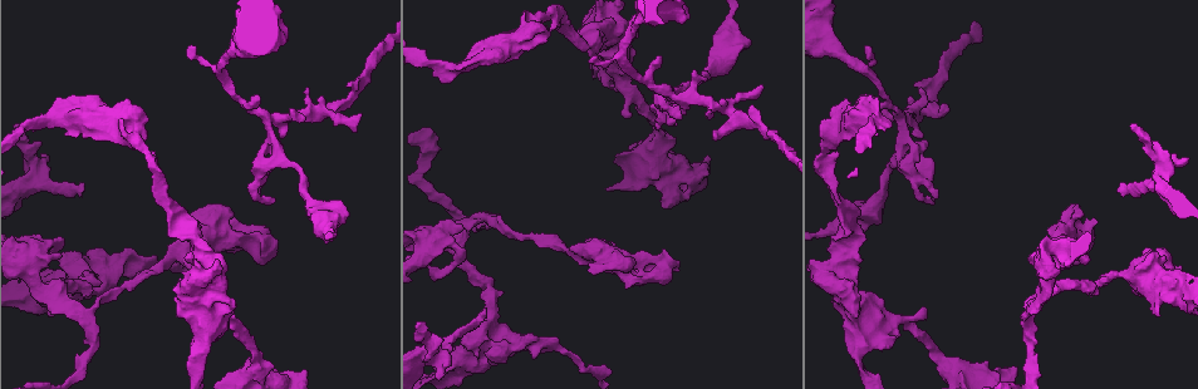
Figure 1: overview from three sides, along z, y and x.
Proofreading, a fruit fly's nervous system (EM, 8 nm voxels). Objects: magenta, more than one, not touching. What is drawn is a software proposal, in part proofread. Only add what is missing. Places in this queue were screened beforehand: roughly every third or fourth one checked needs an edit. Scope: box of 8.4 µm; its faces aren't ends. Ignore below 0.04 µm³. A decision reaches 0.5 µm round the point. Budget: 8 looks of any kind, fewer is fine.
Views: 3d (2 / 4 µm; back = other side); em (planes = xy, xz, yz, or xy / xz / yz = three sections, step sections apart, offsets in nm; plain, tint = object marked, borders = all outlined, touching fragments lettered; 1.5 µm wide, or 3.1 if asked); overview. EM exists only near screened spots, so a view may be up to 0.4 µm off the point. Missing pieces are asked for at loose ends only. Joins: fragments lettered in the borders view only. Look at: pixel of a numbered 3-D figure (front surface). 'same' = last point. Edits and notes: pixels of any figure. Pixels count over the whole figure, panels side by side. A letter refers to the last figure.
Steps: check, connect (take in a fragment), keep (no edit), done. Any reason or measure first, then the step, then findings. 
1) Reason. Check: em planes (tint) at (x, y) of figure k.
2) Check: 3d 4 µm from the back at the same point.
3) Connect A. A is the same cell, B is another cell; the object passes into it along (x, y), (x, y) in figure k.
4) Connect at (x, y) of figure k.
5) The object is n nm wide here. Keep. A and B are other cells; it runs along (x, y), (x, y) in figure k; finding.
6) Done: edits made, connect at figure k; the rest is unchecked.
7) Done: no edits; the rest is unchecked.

Free end. Check: em planes (plain) at (306, 88) of figure 1.

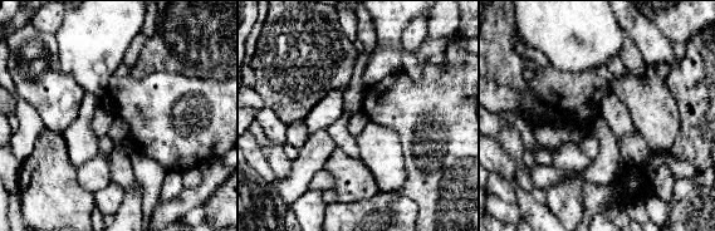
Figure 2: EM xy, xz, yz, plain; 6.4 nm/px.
See the neighbours. Check: em planes (borders) at the same point.

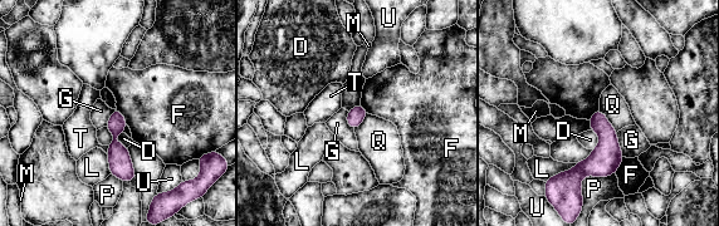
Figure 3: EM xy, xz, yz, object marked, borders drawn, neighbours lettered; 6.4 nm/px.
The longest contact is with P, 260 nm. Keep. D, F, G, L, M, P, Q, T and U are other cells; it runs along (116, 113), (115, 148), (128, 177) in figure 3; none of them fits.

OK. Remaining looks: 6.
Free end. Check: em yz step 4 (tint) at (195, 45) of figure 1.

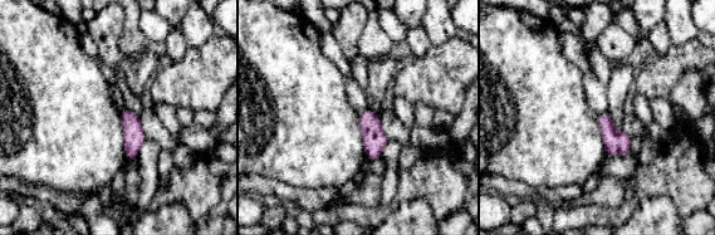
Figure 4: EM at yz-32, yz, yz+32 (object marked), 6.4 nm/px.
What lies round it. Check: em yz step 4 (borders) at the same point.

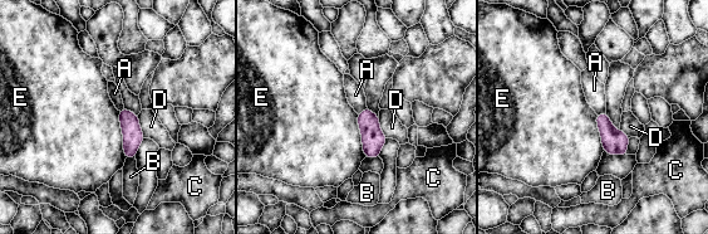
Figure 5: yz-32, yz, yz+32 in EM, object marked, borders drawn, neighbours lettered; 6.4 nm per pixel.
Keep. A, B, C, D and E are other cells; none of them fits.

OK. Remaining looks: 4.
Free end. Check: 3d 4 µm at (668, 124) of figure 1.

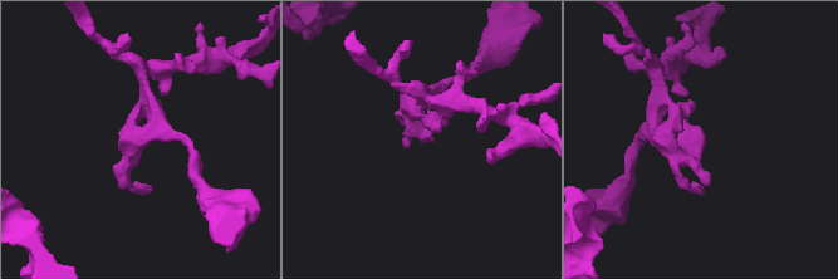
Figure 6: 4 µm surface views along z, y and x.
Need the tissue. Check: em planes (borders) at (137, 156) of figure 6.

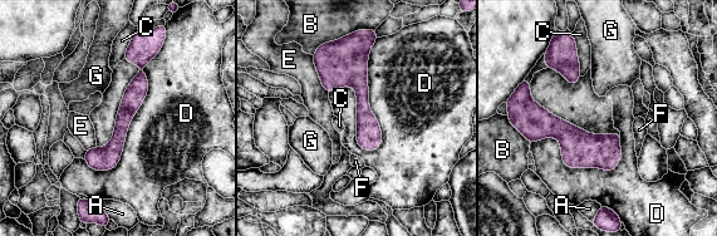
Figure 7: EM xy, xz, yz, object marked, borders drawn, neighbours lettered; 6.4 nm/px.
Keep. A, B, C, D, E, F and G are other cells; a border runs along (378, 37), (366, 151) in figure 7; no lettered fragment goes on from it.

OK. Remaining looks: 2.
Done: no edits; the rest is unchecked.

